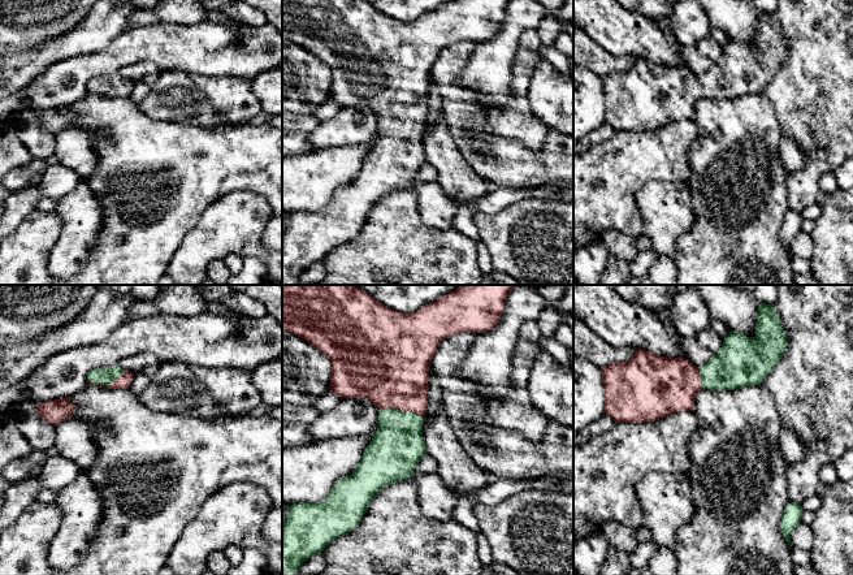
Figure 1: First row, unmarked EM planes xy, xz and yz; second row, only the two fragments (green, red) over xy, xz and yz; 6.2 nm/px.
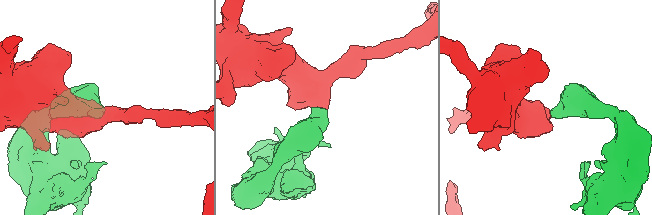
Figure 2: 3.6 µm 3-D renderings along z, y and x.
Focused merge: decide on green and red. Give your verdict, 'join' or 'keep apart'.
join

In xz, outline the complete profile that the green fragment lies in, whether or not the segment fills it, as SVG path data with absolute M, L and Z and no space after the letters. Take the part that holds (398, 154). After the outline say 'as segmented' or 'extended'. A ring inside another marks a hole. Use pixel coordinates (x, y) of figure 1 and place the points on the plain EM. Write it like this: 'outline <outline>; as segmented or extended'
outline M282 0L282 38L303 47L332 70L330 99L339 107L369 108L378 121L378 137L365 156L358 177L341 187L319 212L300 211L289 217L282 233L282 285L299 285L299 276L309 265L355 238L372 208L386 195L415 183L415 177L426 163L423 130L428 116L428 87L432 66L440 52L460 42L493 38L505 21L510 0L453 0L413 22L400 22L385 16L365 0Z; extended

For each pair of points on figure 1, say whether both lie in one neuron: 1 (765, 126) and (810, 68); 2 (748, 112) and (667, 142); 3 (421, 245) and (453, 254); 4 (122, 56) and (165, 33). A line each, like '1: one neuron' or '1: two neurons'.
1: two neurons
2: two neurons
3: one neuron
4: one neuron

